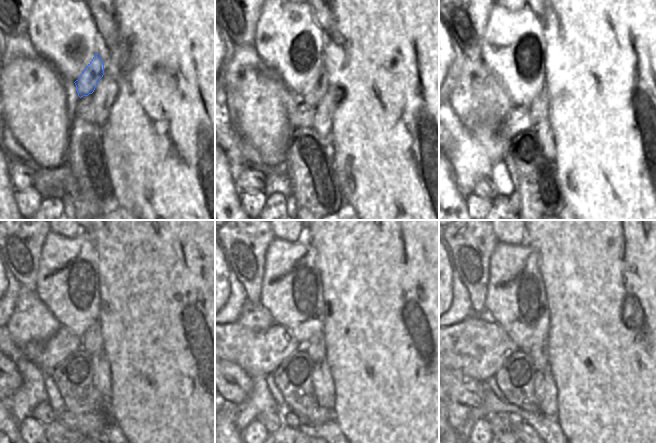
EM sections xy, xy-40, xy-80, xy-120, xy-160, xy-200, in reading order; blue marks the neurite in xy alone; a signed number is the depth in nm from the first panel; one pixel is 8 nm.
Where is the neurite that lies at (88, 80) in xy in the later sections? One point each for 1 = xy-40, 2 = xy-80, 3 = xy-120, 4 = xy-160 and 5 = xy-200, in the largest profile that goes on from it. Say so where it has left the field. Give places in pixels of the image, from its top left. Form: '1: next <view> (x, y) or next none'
1: next xy-40 (314, 98)
2: next xy-80 (538, 109)
3: next xy-120 (91, 339)
4: next xy-160 (315, 347)
5: next xy-200 (539, 354)

